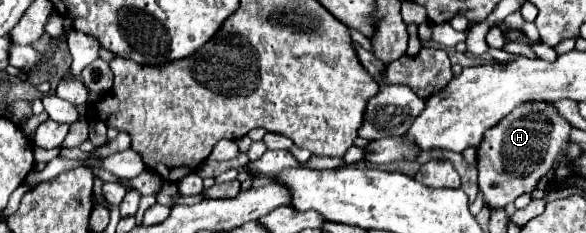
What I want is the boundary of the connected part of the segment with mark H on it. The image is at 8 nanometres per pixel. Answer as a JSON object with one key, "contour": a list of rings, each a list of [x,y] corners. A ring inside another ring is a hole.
{"contour":[[[536,100],[524,102],[502,118],[496,126],[486,130],[482,142],[478,144],[478,186],[484,200],[492,208],[504,208],[522,194],[532,194],[542,178],[554,168],[558,154],[570,142],[570,122],[558,114],[552,102]],[[506,170],[530,170],[526,176],[514,176]]]}

